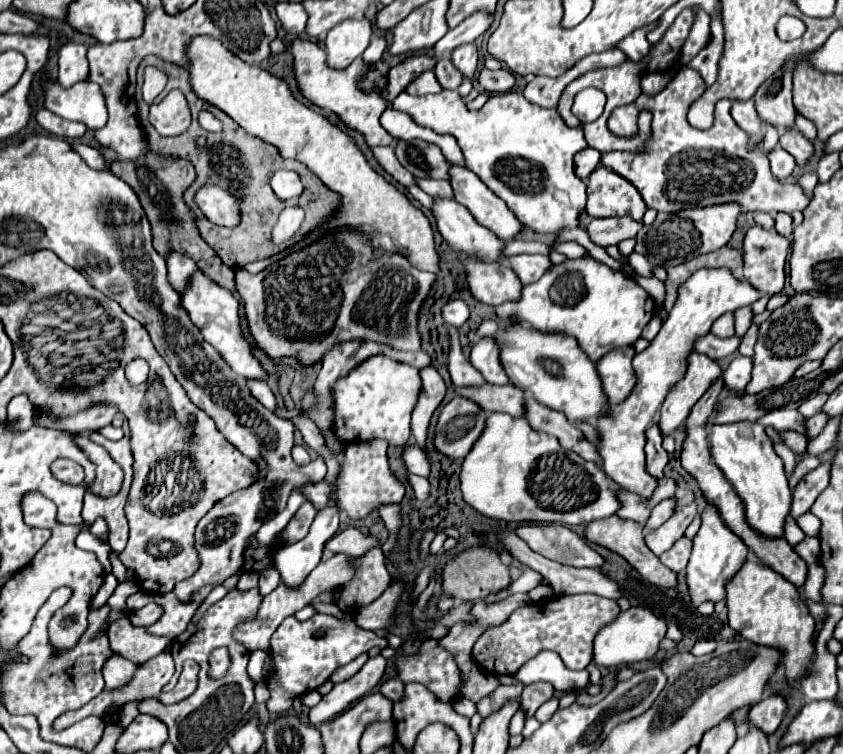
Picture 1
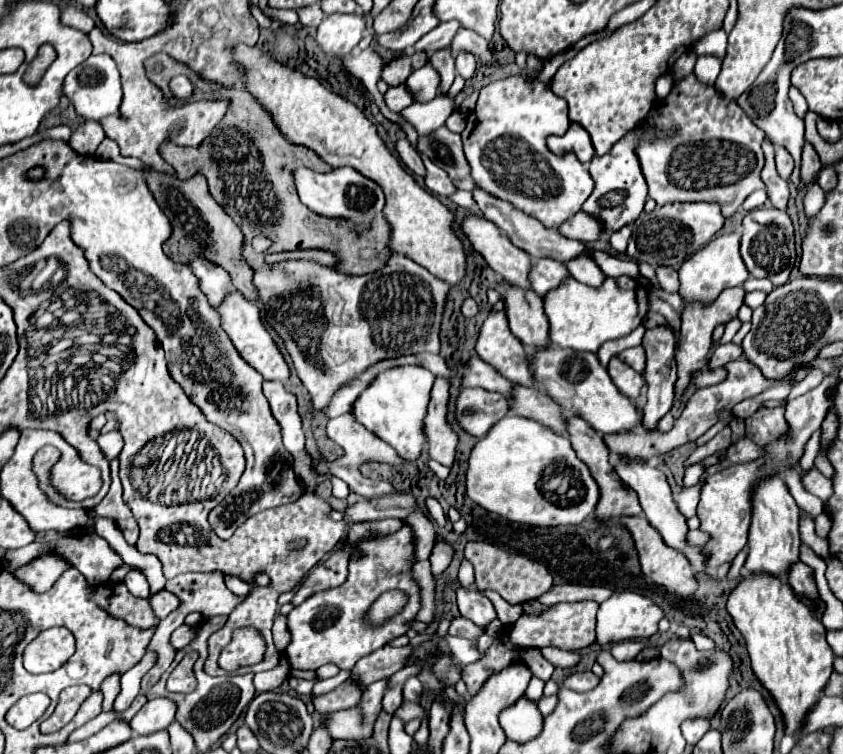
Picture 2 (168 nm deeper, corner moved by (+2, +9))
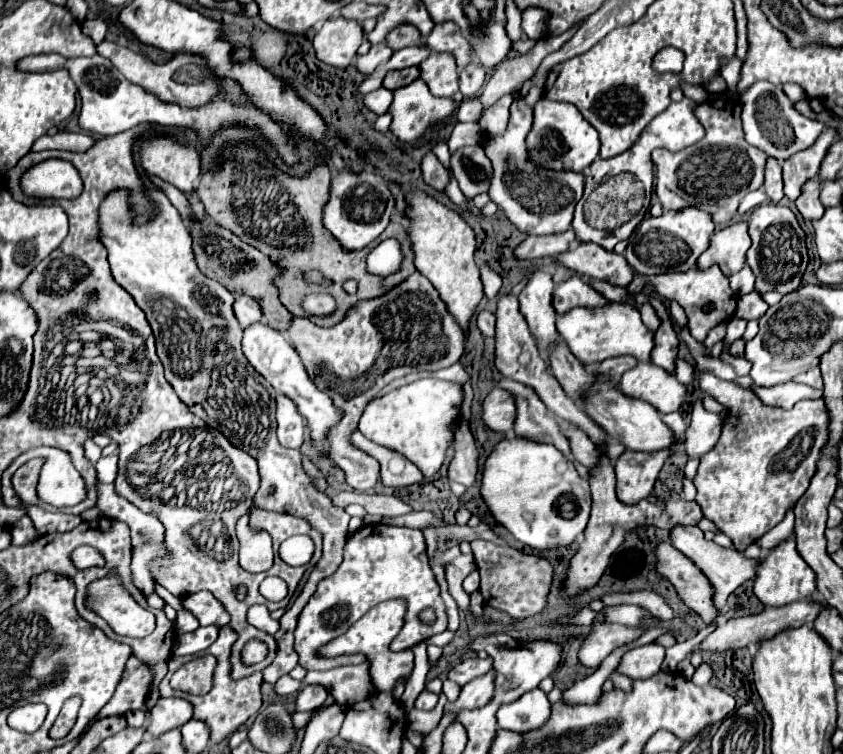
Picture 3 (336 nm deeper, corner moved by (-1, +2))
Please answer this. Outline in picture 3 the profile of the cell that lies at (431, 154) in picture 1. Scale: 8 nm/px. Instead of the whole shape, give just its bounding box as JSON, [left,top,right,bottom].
[451,144,493,198]

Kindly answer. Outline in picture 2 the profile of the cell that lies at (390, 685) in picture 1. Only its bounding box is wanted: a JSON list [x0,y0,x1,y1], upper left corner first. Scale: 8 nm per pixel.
[404,677,422,701]

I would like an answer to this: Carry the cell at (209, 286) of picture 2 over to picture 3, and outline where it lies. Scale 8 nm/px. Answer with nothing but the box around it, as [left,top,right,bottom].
[233,296,263,328]

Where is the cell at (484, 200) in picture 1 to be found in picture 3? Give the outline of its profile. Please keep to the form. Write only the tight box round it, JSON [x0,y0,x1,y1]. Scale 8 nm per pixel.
[557,244,635,286]

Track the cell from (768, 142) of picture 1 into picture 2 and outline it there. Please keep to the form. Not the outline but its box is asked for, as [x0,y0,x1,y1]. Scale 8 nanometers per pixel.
[762,139,788,211]

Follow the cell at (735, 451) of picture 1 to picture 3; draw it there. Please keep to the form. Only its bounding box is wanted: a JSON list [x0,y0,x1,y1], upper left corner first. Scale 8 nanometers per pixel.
[753,538,815,606]

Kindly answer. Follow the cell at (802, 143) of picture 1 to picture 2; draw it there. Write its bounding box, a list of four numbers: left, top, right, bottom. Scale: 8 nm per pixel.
[798,143,822,189]

